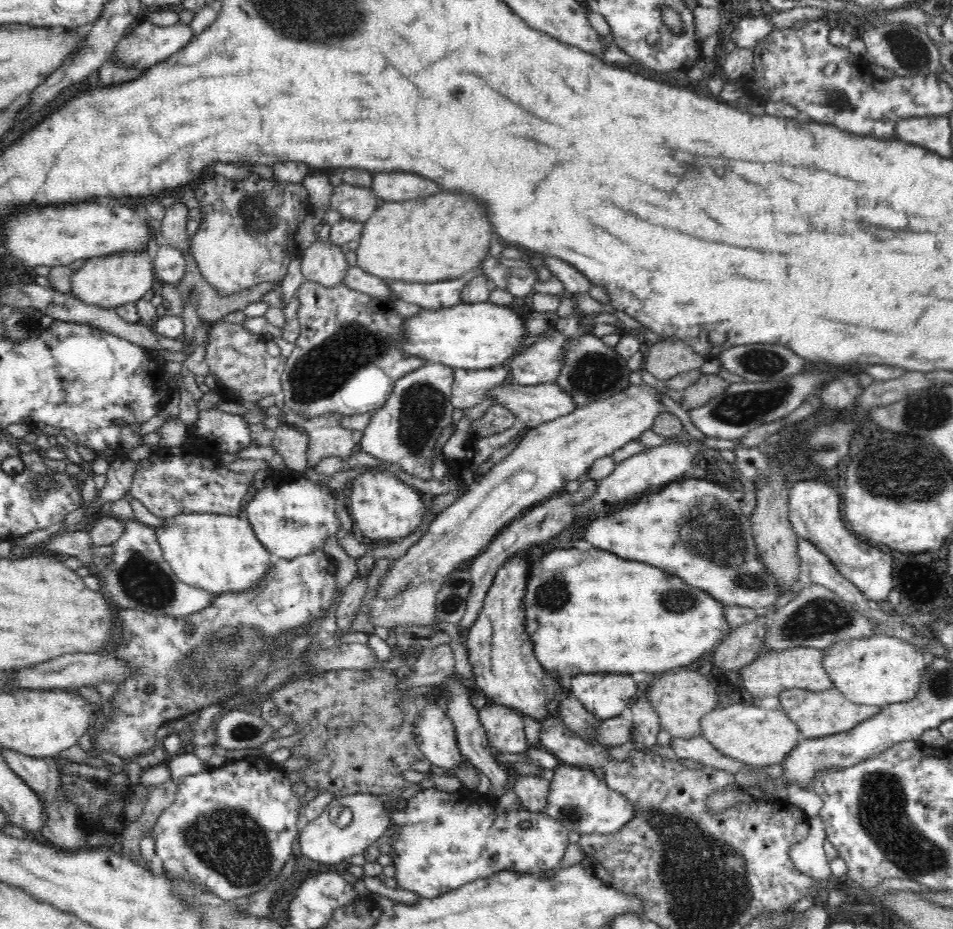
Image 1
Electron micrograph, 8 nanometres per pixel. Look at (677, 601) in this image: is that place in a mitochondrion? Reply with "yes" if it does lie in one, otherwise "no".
yes

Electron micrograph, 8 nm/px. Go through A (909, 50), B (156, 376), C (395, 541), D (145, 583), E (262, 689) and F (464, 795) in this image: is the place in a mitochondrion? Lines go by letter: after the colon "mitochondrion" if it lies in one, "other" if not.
A: mitochondrion
B: other
C: other
D: mitochondrion
E: other
F: other

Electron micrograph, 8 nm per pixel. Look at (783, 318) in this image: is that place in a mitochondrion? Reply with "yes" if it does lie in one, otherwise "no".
no

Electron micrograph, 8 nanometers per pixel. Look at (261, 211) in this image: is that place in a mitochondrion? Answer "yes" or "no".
yes

